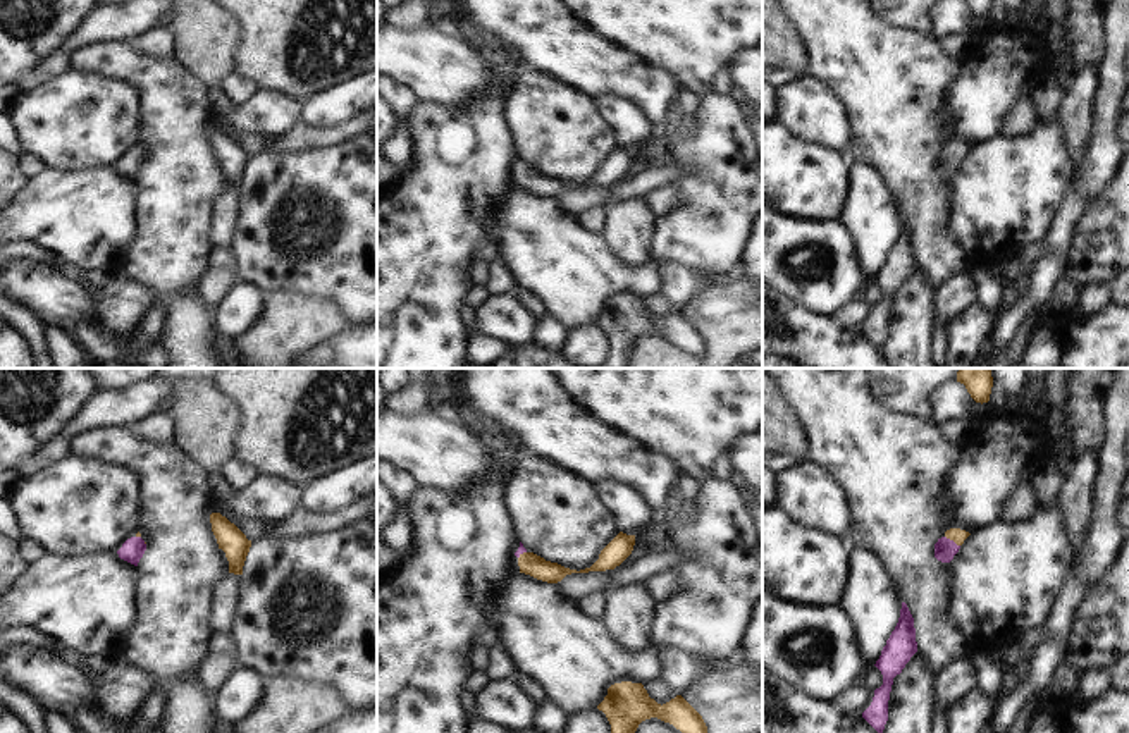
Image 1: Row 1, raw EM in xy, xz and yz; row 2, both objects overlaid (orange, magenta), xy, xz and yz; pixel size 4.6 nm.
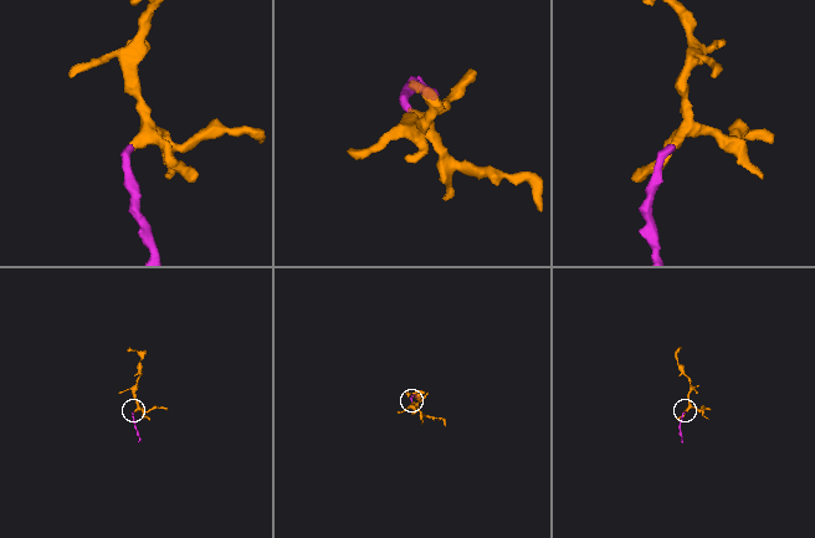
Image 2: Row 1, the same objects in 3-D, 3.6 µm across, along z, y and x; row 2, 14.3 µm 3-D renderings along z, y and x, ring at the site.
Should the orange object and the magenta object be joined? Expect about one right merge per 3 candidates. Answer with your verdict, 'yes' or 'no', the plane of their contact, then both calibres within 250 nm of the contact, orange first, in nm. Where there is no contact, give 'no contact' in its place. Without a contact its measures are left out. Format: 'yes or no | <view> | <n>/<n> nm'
yes | yz | 70/100 nm

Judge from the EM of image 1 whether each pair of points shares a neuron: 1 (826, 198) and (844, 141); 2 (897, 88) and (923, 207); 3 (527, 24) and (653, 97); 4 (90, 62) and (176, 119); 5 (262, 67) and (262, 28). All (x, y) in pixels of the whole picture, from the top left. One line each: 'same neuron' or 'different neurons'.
1: different neurons
2: same neuron
3: same neuron
4: same neuron
5: same neuron

